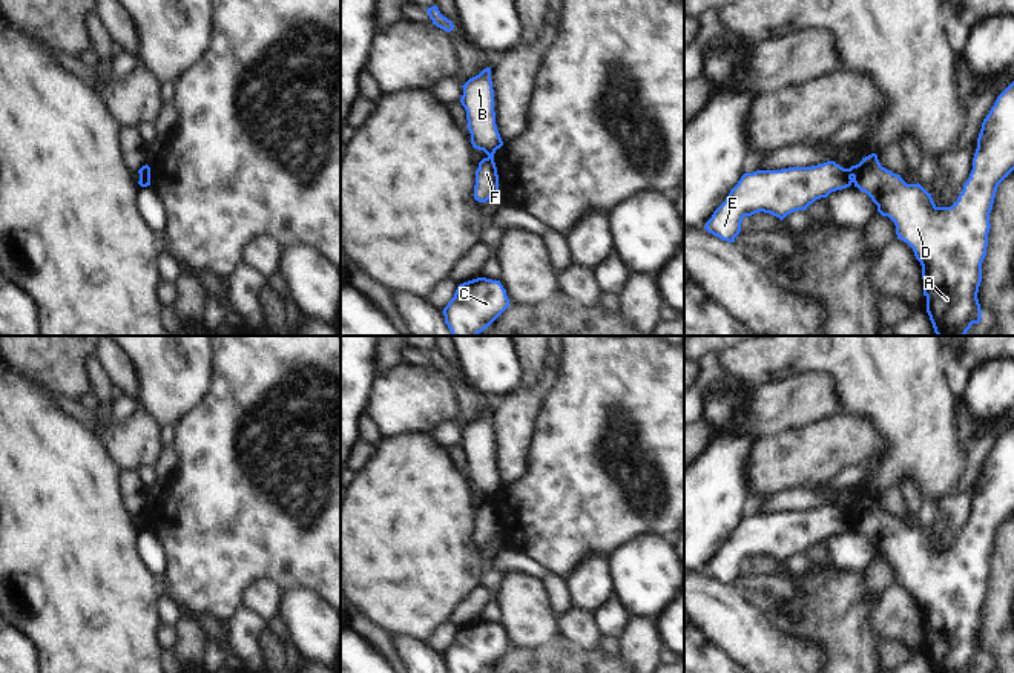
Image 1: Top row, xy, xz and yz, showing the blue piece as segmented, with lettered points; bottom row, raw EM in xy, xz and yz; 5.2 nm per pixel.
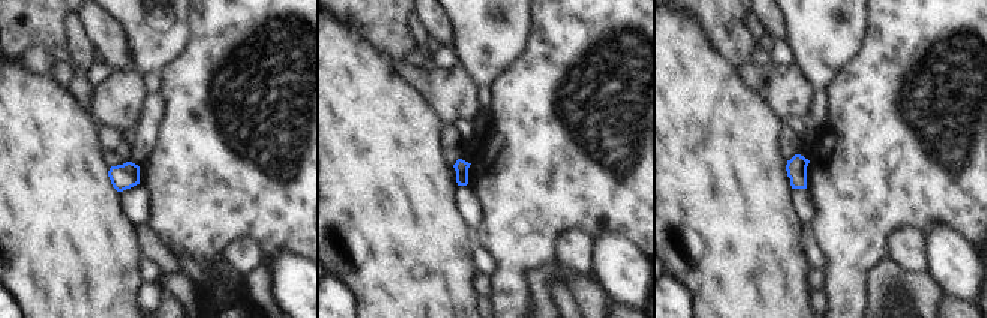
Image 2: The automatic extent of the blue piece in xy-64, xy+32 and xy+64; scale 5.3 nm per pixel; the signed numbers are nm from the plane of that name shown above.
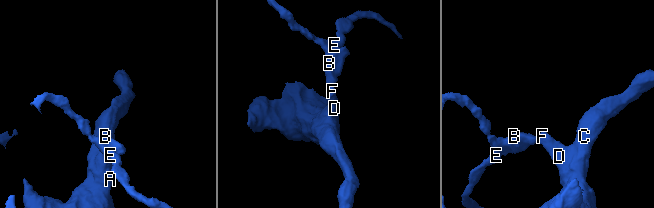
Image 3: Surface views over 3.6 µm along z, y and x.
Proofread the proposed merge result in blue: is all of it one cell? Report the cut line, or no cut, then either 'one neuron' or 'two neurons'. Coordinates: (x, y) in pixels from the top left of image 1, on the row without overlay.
cut yz (849, 512), (852, 518); two neurons

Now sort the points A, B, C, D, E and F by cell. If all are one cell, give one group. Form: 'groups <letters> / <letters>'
groups A C D F / B E

